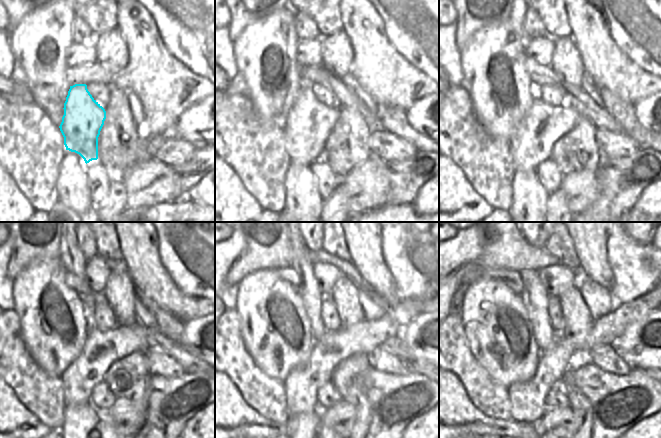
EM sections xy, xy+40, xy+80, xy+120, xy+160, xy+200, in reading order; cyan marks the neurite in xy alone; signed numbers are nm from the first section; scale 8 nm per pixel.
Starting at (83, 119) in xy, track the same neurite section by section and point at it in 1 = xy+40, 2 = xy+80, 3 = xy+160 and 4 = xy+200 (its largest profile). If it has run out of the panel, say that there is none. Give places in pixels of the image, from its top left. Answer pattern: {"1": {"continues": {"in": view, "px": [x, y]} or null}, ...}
{"1": {"continues": {"in": "xy+40", "px": [309, 123]}}, "2": {"continues": {"in": "xy+80", "px": [531, 144]}}, "3": {"continues": {"in": "xy+160", "px": [301, 385]}}, "4": {"continues": {"in": "xy+200", "px": [527, 399]}}}

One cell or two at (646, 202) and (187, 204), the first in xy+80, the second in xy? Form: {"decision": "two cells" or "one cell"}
{"decision": "two cells"}

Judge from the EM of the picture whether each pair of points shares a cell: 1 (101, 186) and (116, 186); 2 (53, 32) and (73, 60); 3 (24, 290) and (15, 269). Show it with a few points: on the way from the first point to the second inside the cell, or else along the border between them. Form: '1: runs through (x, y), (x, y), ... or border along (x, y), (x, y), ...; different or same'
1: border along (112, 176), (108, 195), (96, 206); different
2: border along (72, 44), (66, 51), (67, 67); different
3: border along (37, 261), (25, 267), (12, 280); different

